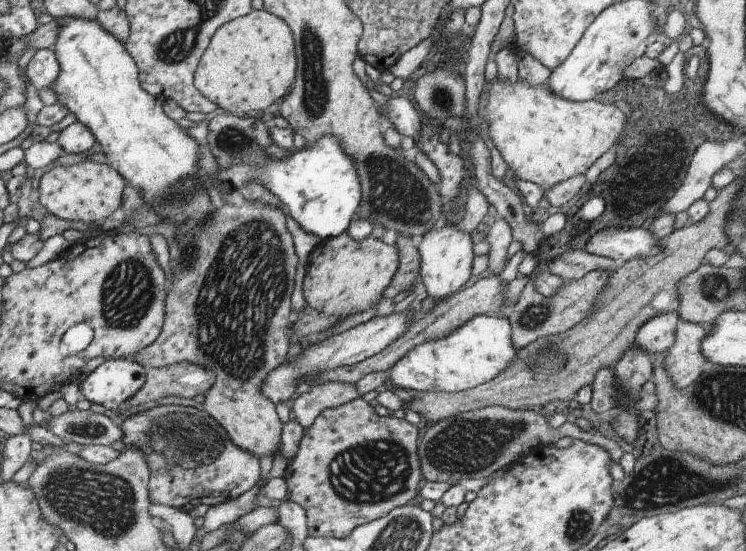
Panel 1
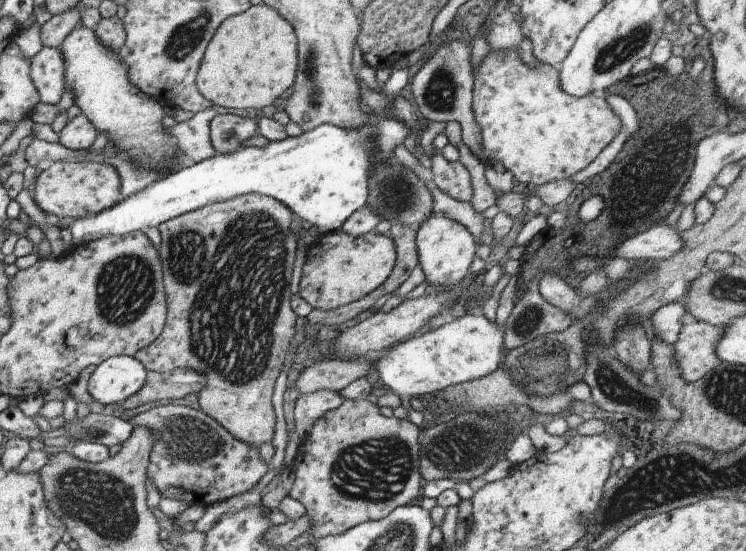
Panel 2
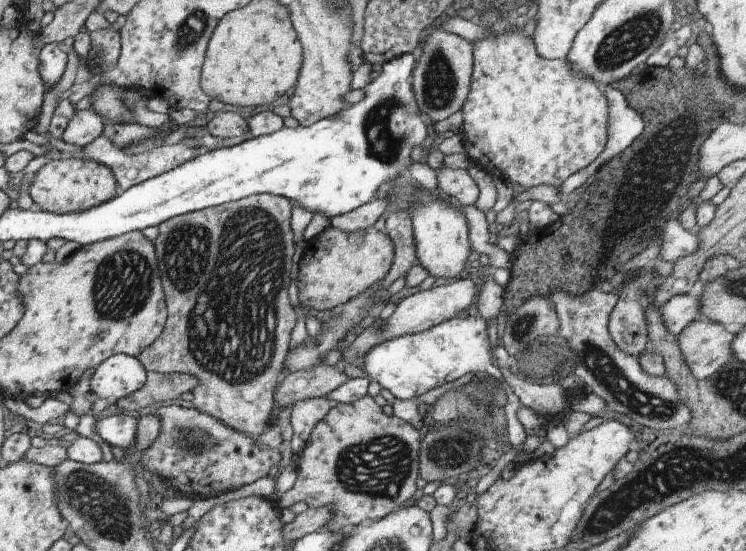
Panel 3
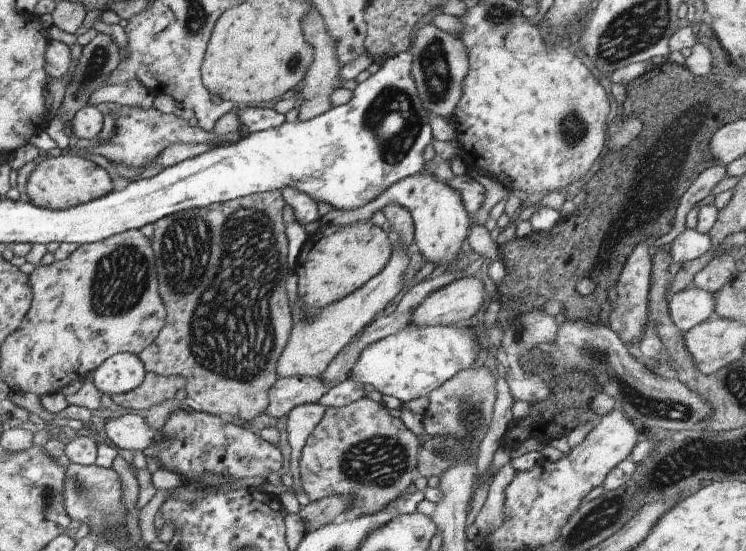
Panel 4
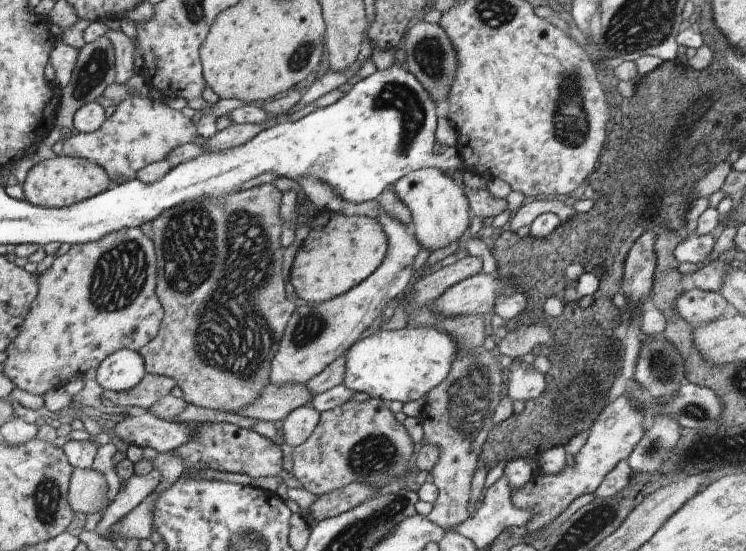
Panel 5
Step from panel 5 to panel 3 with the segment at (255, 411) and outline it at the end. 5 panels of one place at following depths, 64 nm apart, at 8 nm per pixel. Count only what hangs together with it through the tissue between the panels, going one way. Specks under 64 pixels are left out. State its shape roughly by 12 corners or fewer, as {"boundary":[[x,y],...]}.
{"boundary":[[337,365],[288,373],[273,406],[325,396],[347,376]]}

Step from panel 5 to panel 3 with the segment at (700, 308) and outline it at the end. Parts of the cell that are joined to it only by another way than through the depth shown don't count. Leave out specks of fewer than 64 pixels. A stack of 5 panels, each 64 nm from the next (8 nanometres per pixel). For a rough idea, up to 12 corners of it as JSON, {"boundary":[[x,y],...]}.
{"boundary":[[673,296],[659,307],[673,336],[699,317],[699,297]]}

